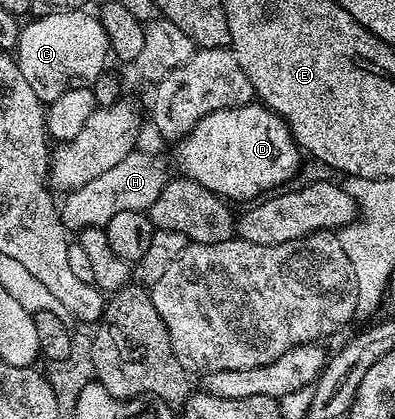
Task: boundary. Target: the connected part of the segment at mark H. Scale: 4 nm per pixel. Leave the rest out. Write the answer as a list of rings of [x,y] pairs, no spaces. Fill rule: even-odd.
[[[141,149],[134,150],[133,154],[123,157],[119,165],[114,165],[112,169],[107,169],[100,177],[95,177],[95,181],[87,181],[79,189],[68,192],[64,196],[65,204],[60,204],[59,210],[61,220],[66,228],[80,233],[85,227],[106,227],[115,217],[115,213],[124,211],[144,211],[148,212],[151,205],[163,193],[167,182],[165,171],[149,155],[144,155]]]

